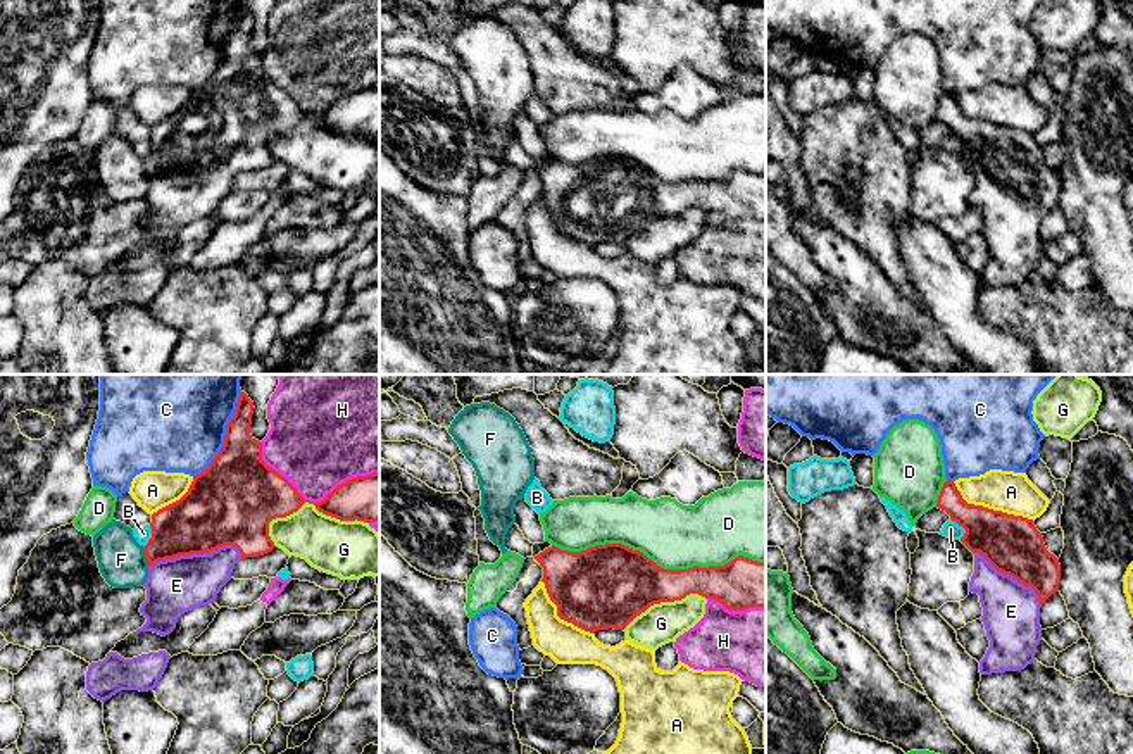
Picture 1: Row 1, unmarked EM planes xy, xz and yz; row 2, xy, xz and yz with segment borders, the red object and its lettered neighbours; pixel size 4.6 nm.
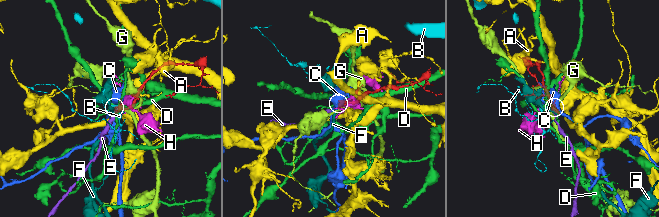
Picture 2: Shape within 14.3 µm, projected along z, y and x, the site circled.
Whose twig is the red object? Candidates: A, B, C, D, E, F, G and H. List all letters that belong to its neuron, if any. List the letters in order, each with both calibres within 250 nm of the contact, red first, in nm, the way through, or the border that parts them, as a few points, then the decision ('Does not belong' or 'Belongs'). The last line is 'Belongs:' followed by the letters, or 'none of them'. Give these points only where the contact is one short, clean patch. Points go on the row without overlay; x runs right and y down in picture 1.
A: Thickness 280 nm (red) against 190 nm. Does not belong
B: Thickness 280 nm (red) against 80 nm. Does not belong
C: Thickness 340 nm (red) against 400 nm. Does not belong
D: Thickness 380 nm (red) against 300 nm. Does not belong
E: Thickness 360 nm (red) against 260 nm. Belongs
F: Thickness 260 nm (red) against 220 nm. Boundary: xy (142, 161), (149, 178). Does not belong
G: Thickness 260 nm (red) against 260 nm. Does not belong
H: Thickness 260 nm (red) against 400 nm. Does not belong
Belongs: E

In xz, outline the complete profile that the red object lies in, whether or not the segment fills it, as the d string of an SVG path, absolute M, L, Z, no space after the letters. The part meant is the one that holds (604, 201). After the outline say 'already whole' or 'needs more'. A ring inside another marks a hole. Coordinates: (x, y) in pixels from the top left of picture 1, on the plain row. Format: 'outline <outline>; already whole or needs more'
outline M605 157L581 166L552 159L535 173L543 181L541 195L550 214L557 219L557 229L590 247L609 242L624 243L650 219L681 214L690 207L714 212L729 224L766 221L766 176L743 169L724 179L664 183L640 164L623 157Z; already whole

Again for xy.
outline M240 5L219 67L203 86L193 90L179 114L152 128L152 152L143 160L148 174L143 198L147 214L140 221L147 236L133 247L153 245L166 250L181 228L216 216L240 173L264 169L276 160L269 150L269 136L297 126L305 116L340 135L379 136L379 86L352 91L321 116L305 114L285 90L262 74L262 55L250 48L254 22L248 9Z; needs more

